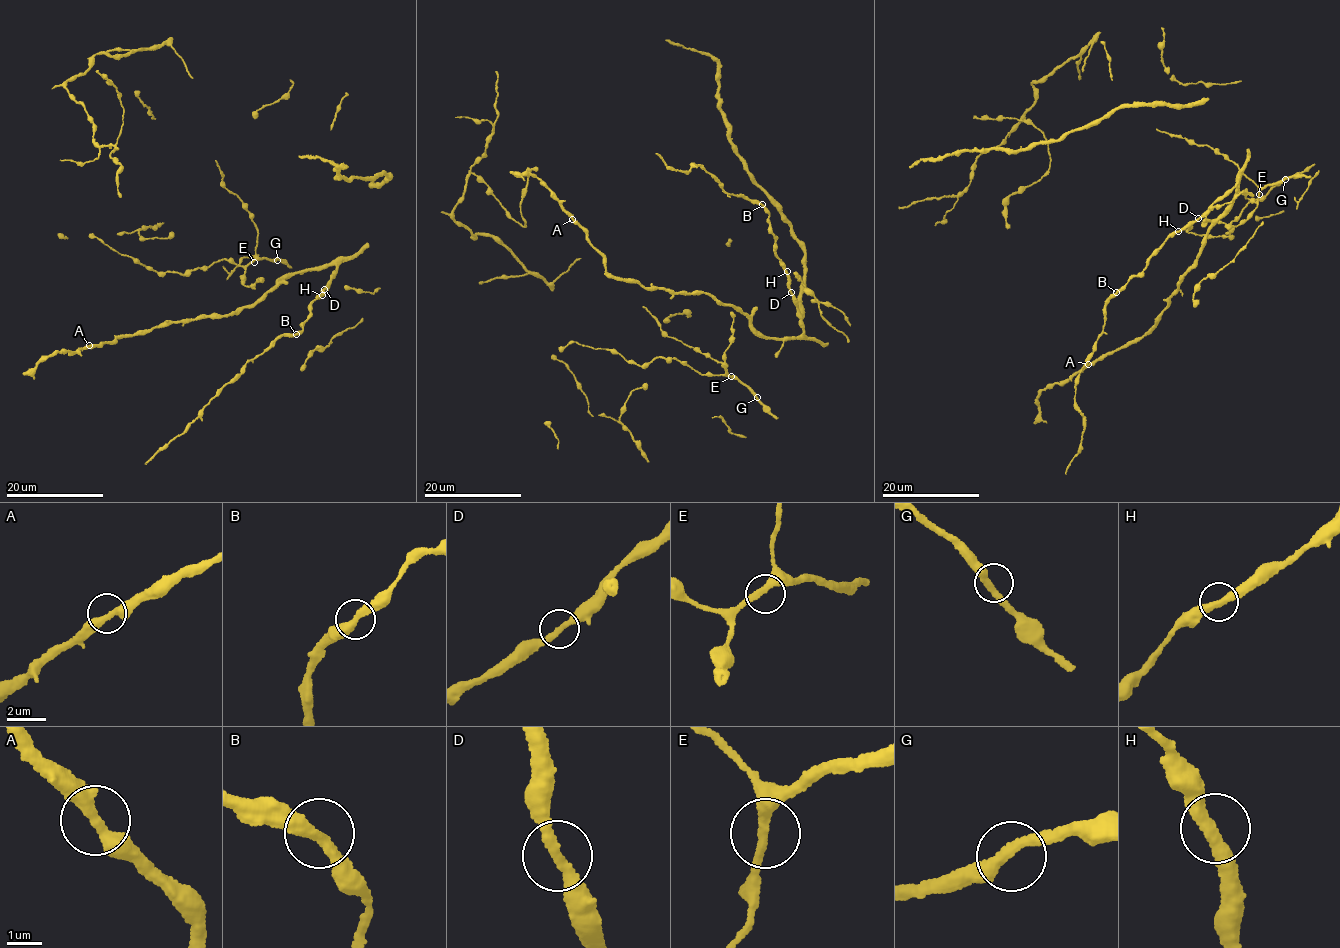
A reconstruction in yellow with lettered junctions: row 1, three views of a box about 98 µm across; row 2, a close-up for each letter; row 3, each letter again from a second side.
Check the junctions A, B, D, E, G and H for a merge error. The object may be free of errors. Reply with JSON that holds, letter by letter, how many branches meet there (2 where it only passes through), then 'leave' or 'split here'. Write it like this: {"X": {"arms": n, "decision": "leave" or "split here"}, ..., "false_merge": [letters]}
{"A": {"arms": 2, "decision": "leave"}, "B": {"arms": 2, "decision": "leave"}, "D": {"arms": 2, "decision": "leave"}, "E": {"arms": 2, "decision": "leave"}, "G": {"arms": 2, "decision": "leave"}, "H": {"arms": 2, "decision": "leave"}, "false_merge": []}

